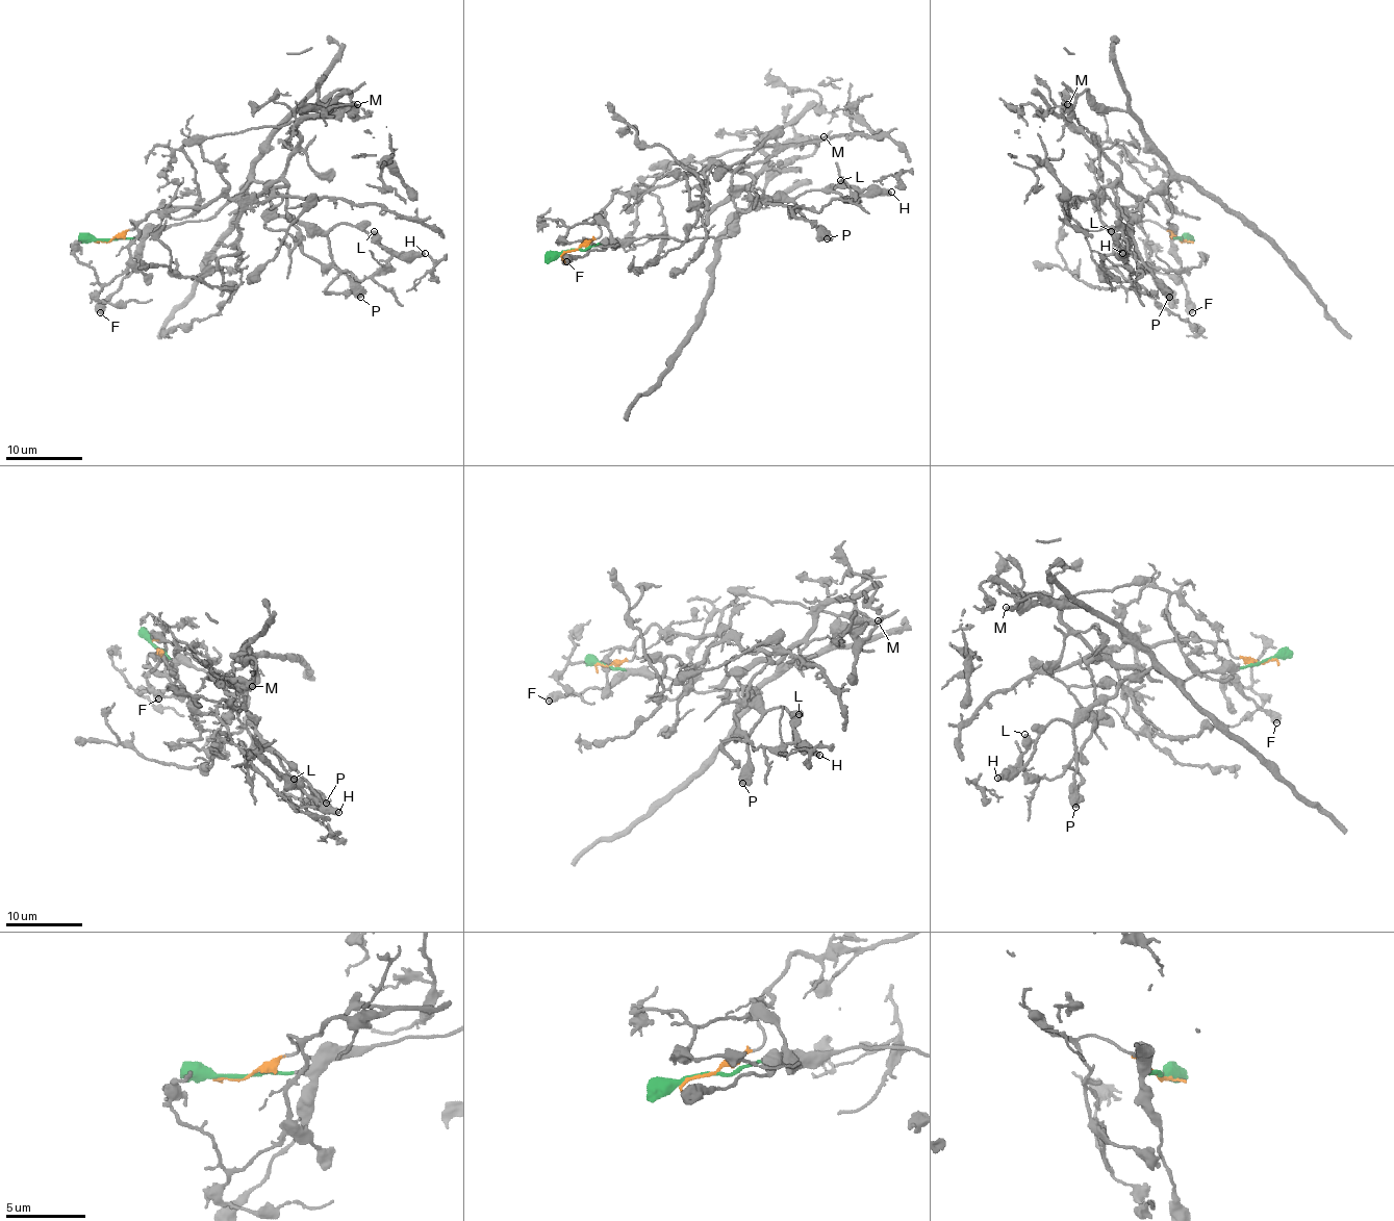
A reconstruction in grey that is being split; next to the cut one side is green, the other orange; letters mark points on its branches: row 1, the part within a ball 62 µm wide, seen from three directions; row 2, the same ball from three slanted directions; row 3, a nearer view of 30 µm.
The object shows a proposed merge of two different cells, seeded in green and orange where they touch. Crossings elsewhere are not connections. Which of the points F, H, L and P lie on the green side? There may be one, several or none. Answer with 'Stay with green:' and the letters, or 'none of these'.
Stay with green: F, H, P

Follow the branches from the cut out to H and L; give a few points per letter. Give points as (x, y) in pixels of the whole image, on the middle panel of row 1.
H: (569, 250), (642, 236), (725, 238), (738, 211), (807, 191), (838, 191), (843, 197), (891, 193)
L: (569, 252), (600, 234), (615, 193), (715, 163), (768, 204), (818, 211), (857, 193), (839, 179)

